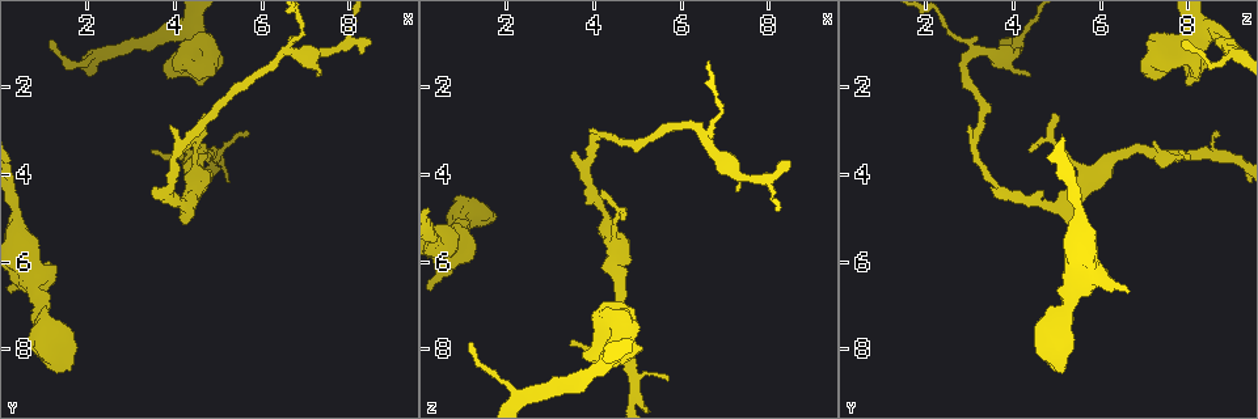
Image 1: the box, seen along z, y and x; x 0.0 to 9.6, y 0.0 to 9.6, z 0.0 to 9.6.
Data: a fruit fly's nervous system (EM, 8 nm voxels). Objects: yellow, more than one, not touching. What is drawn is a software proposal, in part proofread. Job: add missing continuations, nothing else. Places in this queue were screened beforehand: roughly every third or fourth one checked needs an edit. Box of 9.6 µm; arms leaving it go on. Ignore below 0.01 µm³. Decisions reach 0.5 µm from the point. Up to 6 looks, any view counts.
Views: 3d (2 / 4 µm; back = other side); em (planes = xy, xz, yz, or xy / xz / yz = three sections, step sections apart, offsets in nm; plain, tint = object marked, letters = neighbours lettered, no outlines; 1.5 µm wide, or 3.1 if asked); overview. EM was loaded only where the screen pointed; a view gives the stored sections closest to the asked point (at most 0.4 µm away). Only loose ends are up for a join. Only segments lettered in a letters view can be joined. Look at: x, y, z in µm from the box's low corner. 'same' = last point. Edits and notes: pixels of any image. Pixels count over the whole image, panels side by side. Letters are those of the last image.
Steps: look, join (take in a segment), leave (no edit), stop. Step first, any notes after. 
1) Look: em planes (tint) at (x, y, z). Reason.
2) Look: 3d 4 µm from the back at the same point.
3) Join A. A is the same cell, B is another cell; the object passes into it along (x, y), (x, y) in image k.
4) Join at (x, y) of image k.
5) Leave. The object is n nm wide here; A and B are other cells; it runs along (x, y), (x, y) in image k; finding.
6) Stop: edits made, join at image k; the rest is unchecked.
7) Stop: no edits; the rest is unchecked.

Look: 3d 4 µm at (3.95, 2.90, 3.00). Tapers out.

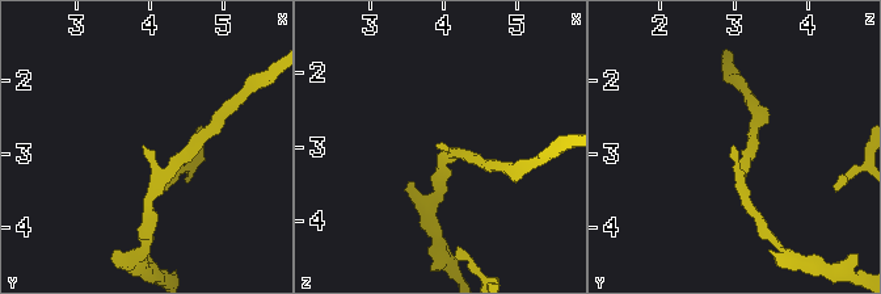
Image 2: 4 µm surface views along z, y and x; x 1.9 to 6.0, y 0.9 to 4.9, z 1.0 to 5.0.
Look: em planes (letters) at (3.90, 2.85, 2.95). Shape alone is not enough.

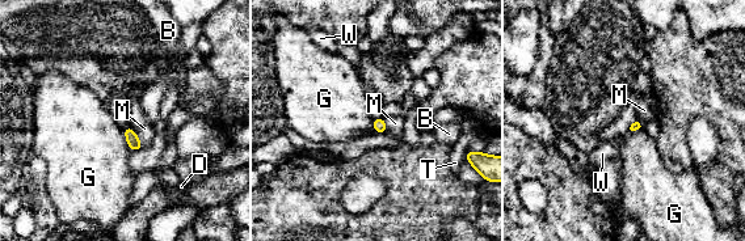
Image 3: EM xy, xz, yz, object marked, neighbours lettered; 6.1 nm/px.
Leave. B, D, G, M, T and W are other cells; a border runs along (137, 132), (138, 140), (143, 147) in image 3; no lettered segment goes on from it.

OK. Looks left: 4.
Look: 3d 2 µm at (8.25, 1.20, 3.70). Branch stops here.

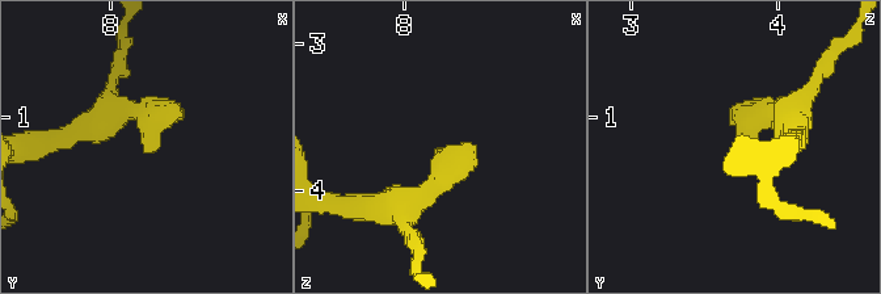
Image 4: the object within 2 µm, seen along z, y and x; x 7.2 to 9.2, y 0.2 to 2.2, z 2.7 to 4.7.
Look: em planes (letters) at (8.22, 1.22, 3.74).

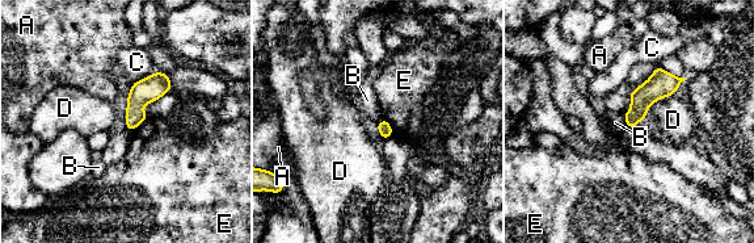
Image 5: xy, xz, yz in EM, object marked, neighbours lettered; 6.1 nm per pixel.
Leave. A, B, C, D and E are other cells; a border runs along (623, 114), (628, 128) in image 5; no lettered segment goes on from it.

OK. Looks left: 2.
Look: em planes (letters) at (1.20, 1.00, 7.85). Thin end.

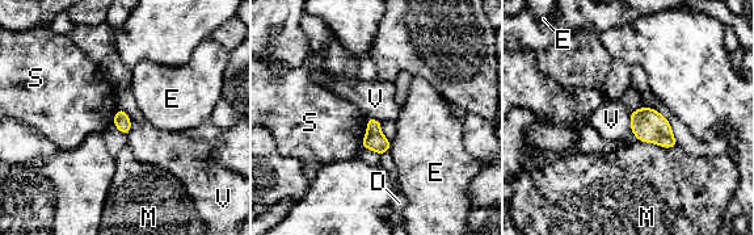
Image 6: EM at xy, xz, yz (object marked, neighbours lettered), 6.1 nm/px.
Leave. D, E, M, S and V are other cells; a border runs along (628, 113), (632, 133) in image 6; no lettered segment goes on from it.

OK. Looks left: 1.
Stop: no edits; the rest is unchecked.

